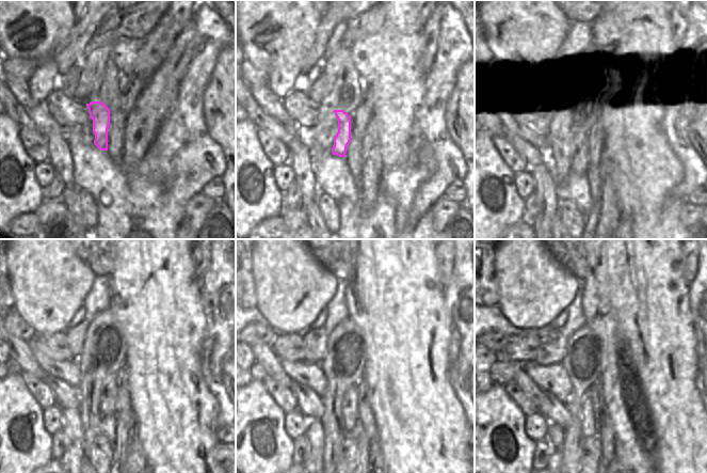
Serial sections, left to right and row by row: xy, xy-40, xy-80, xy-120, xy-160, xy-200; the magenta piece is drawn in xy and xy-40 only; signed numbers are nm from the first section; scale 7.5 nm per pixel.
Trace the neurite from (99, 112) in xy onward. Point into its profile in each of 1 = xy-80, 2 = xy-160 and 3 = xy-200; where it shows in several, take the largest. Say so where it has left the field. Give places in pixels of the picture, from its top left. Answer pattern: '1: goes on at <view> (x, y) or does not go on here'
1: goes on at xy-80 (580, 159)
2: goes on at xy-160 (350, 400)
3: goes on at xy-200 (585, 413)

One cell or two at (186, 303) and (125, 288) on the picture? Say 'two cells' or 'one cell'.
one cell

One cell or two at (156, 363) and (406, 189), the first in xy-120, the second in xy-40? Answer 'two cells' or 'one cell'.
one cell

